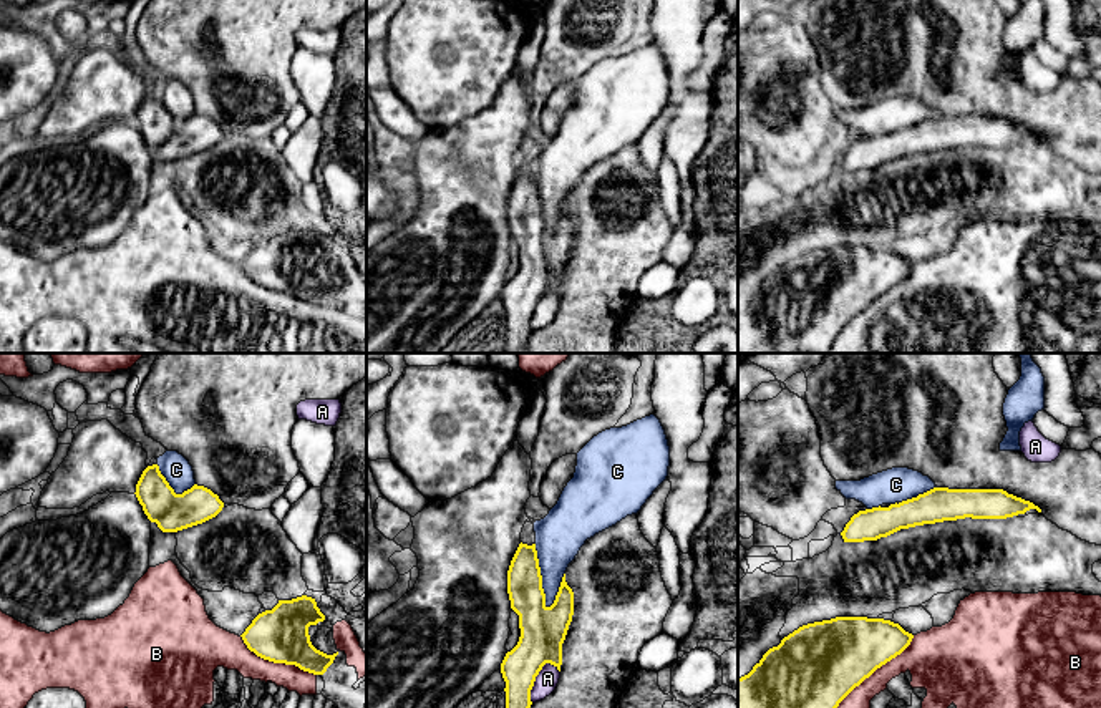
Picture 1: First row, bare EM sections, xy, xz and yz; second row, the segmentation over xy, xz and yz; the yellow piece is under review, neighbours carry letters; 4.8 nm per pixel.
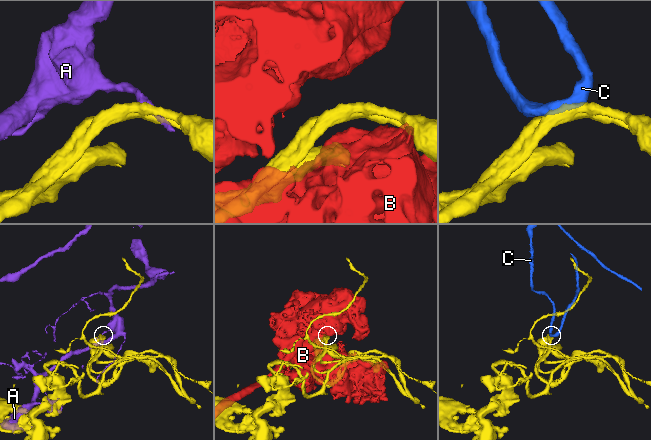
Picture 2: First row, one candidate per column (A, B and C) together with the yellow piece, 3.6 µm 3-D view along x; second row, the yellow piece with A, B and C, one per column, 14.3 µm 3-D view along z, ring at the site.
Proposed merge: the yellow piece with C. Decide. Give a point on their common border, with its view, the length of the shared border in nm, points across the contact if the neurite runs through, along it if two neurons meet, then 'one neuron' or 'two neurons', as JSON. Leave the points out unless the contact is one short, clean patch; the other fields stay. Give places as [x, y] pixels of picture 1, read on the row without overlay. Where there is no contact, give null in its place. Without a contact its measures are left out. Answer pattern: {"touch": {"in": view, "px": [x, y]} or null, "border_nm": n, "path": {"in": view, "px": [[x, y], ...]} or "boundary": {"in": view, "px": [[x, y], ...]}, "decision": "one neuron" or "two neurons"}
{"touch": {"in": "xz", "px": [541, 204]}, "border_nm": 320, "decision": "one neuron"}

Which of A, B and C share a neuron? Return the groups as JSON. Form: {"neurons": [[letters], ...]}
{"neurons": [["A"], ["B"], ["C"]]}

